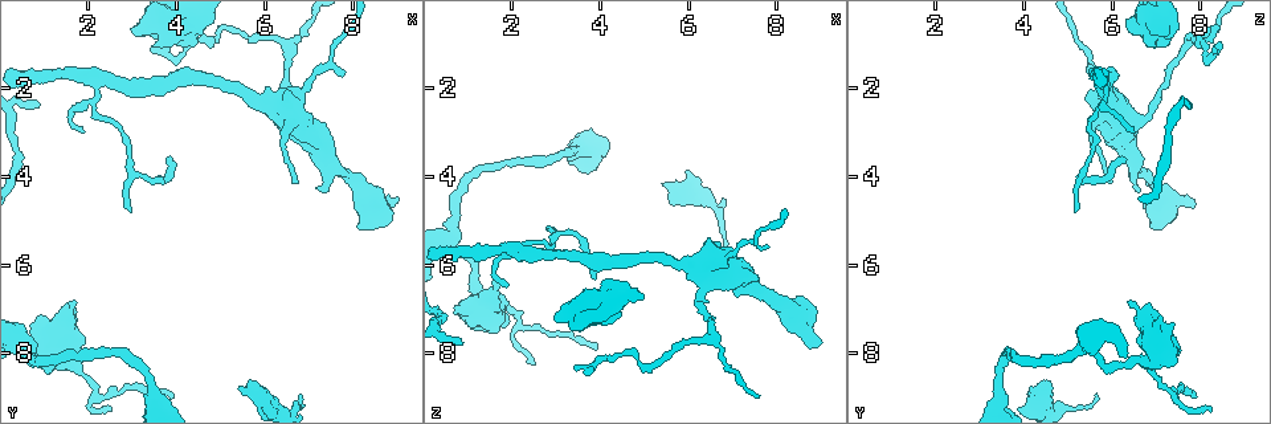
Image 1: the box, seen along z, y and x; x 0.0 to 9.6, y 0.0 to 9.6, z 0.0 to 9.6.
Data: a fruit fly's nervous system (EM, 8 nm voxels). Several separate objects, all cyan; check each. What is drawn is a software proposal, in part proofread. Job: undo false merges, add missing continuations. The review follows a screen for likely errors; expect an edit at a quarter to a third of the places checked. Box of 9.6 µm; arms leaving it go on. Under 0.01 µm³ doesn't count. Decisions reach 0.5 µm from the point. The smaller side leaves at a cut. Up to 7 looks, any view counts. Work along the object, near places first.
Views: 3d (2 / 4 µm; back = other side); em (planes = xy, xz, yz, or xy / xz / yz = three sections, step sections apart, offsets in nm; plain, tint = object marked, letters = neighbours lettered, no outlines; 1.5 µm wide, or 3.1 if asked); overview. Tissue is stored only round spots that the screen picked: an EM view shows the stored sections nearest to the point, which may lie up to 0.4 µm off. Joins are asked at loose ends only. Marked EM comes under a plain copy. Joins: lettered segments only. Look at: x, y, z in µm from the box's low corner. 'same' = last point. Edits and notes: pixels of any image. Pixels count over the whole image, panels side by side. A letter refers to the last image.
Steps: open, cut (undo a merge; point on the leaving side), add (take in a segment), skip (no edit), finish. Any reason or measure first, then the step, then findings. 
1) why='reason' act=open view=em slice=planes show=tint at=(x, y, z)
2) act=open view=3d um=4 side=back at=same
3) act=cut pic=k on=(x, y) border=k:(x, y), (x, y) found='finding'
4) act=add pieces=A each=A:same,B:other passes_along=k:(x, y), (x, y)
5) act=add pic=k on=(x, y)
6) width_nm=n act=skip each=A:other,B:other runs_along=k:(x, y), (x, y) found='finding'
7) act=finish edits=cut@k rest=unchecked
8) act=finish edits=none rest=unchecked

why='calibre changes' act=open view=em slice=planes show=tint at=(3.45, 8.95, 3.40)

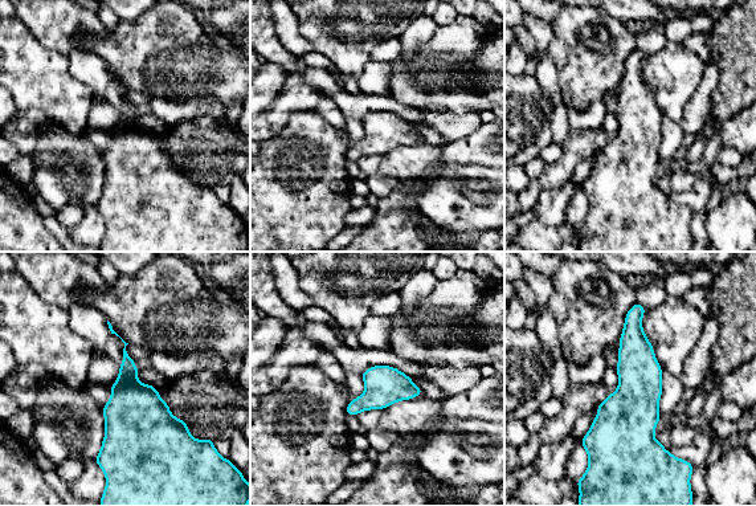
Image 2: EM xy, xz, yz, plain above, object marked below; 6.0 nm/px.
act=open view=em slice=planes show=letters at=same

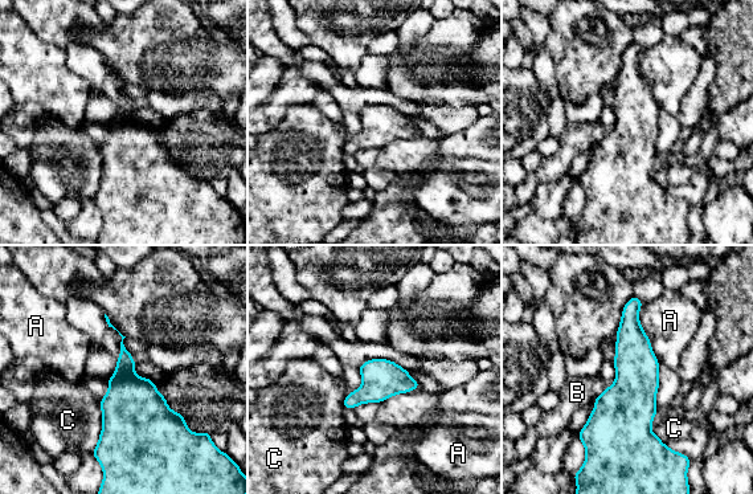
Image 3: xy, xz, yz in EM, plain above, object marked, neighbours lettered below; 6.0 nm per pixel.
act=skip each=A:other,B:other,C:other found='one neuron here'

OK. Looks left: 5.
why='thick end' act=open view=em slice=xz step=8 show=letters at=(1.60, 6.85, 6.40)

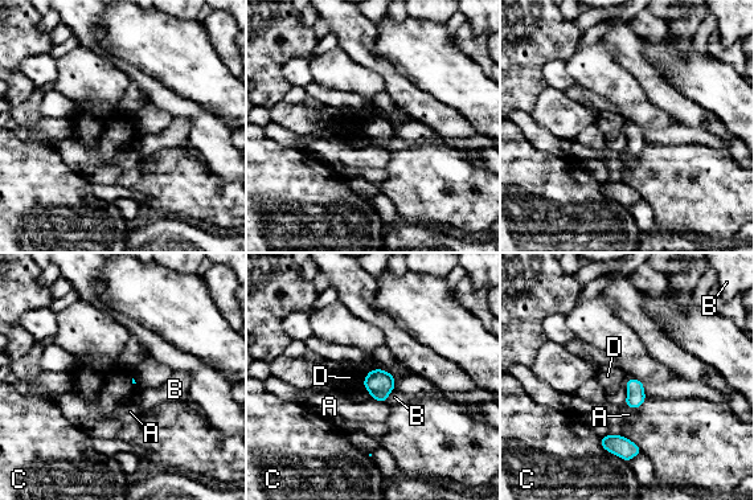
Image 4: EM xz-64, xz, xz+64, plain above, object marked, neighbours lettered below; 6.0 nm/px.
act=skip each=A:other,B:other,C:other,D:other found='none of them fits'

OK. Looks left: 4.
why='thin arm on a thick one' act=open view=3d um=2 at=(0.55, 7.90, 5.50)

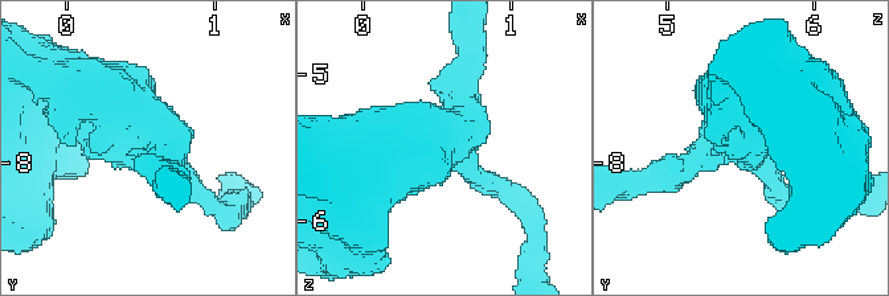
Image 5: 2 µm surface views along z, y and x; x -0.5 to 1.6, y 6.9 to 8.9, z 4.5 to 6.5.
arms=3 arm_widths_nm=170,200,460 act=open view=em slice=planes show=tint at=(0.62, 7.90, 5.50)

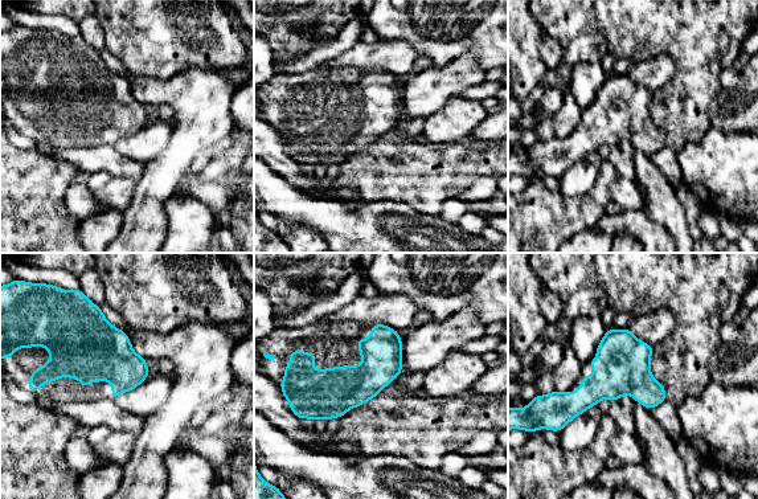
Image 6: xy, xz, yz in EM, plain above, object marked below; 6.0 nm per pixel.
why='see the neighbours' act=open view=em slice=planes show=letters at=same

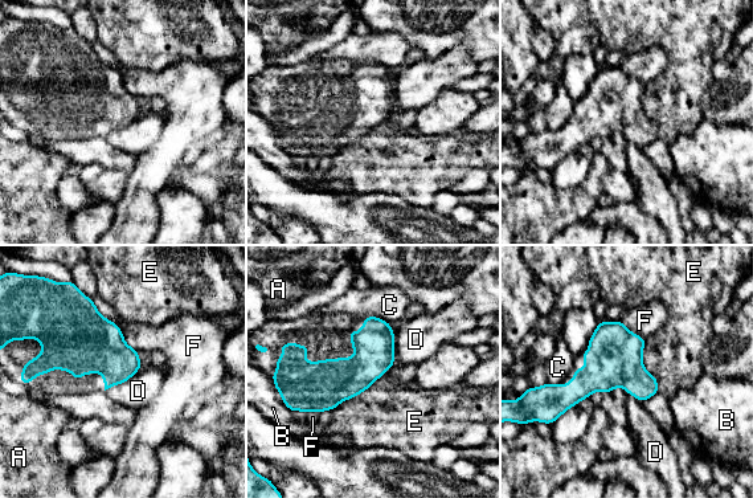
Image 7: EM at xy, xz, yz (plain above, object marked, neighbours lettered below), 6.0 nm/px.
width_nm=260 act=skip each=A:other,B:other,C:other,D:other,E:other,F:other border=7:(142, 367), (125, 382), (105, 391) found='continuous, no second neuron'

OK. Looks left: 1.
act=finish edits=none rest=unchecked

